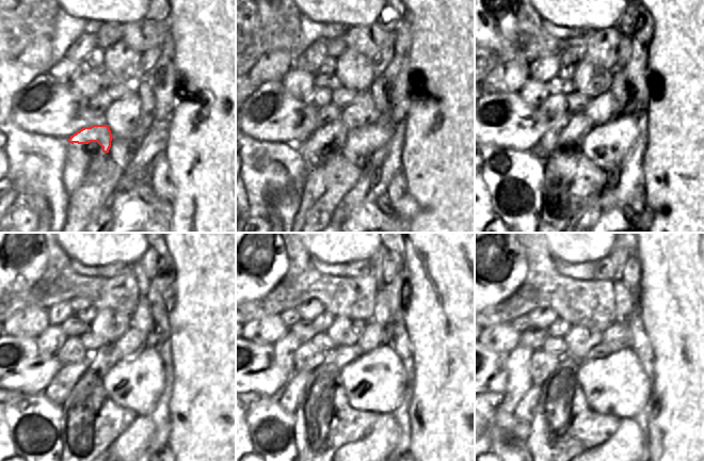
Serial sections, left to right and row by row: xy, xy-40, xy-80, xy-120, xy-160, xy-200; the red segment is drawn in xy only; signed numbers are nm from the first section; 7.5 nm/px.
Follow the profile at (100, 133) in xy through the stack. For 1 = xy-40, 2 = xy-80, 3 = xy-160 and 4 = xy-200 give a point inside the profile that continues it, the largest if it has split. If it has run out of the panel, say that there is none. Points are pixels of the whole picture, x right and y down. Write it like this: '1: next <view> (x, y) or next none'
1: next xy-40 (336, 131)
2: next xy-80 (578, 125)
3: next xy-160 (341, 356)
4: next xy-200 (602, 350)

